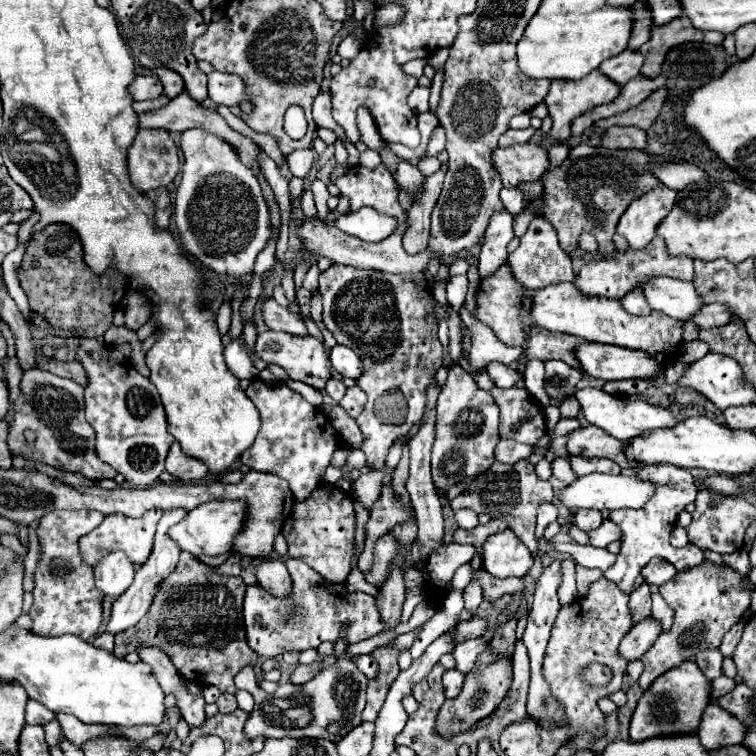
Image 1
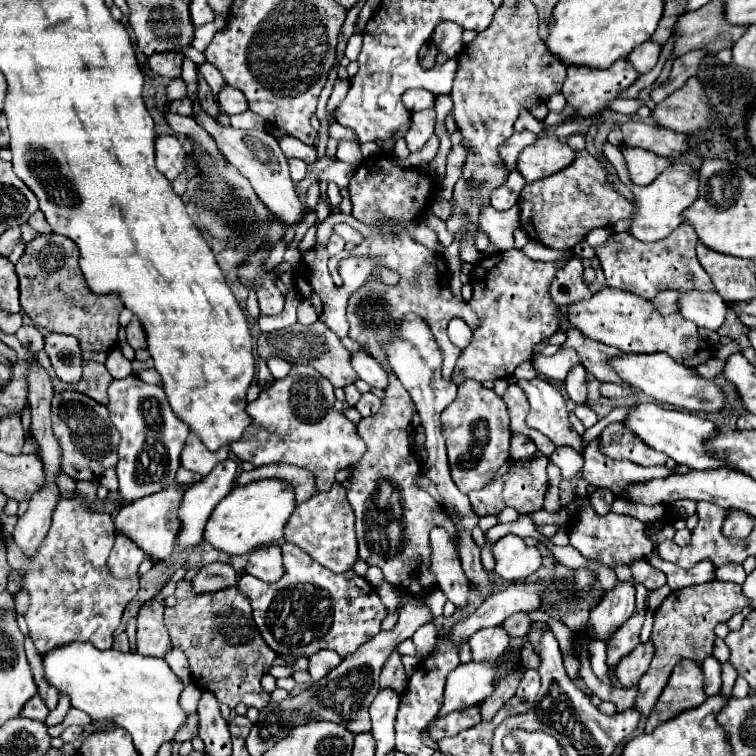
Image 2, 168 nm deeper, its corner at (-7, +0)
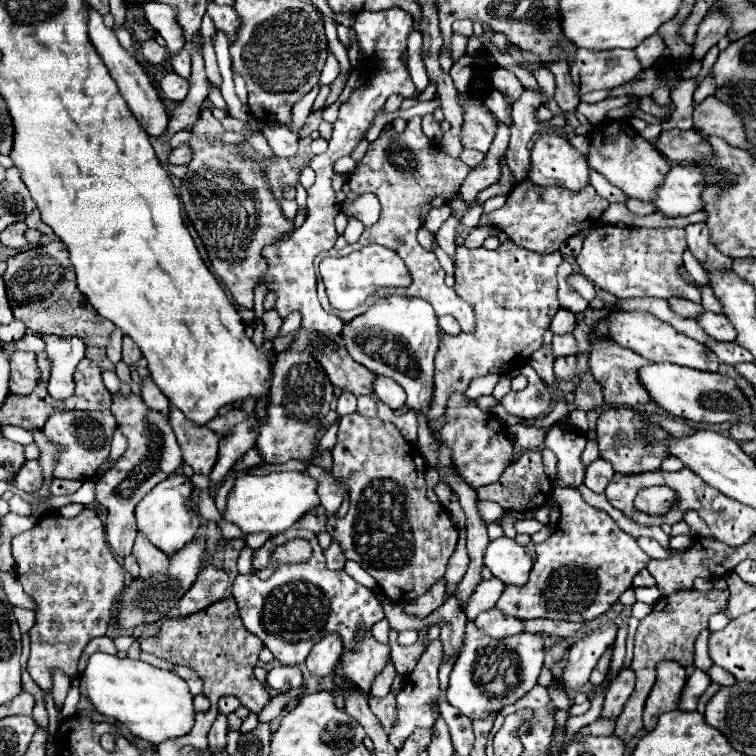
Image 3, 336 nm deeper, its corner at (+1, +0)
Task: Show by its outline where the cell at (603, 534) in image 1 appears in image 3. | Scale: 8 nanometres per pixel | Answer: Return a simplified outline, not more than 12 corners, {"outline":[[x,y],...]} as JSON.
{"outline":[[576,488],[536,544],[528,584],[498,608],[520,620],[598,618],[650,556]]}

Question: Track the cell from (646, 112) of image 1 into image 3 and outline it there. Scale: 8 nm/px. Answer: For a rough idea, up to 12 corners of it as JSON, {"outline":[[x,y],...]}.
{"outline":[[714,96],[694,106],[694,128],[752,148],[742,120]]}

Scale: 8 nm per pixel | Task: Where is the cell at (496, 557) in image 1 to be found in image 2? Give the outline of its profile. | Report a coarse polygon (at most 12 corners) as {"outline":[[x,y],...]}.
{"outline":[[516,534],[494,546],[494,572],[524,580],[540,568],[540,550]]}

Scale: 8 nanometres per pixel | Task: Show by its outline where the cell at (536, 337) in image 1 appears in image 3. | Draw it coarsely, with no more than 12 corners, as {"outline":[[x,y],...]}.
{"outline":[[590,340],[590,366],[606,404],[642,408],[650,362],[620,344]]}

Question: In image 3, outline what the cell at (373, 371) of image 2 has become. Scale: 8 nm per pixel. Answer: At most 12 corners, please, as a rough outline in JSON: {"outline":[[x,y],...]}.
{"outline":[[378,376],[374,394],[392,410],[406,404],[404,390],[392,378]]}

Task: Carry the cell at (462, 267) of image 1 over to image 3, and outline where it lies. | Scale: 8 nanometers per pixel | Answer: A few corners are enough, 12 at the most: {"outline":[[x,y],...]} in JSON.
{"outline":[[478,226],[466,236],[464,246],[480,248],[488,236],[492,226]]}

